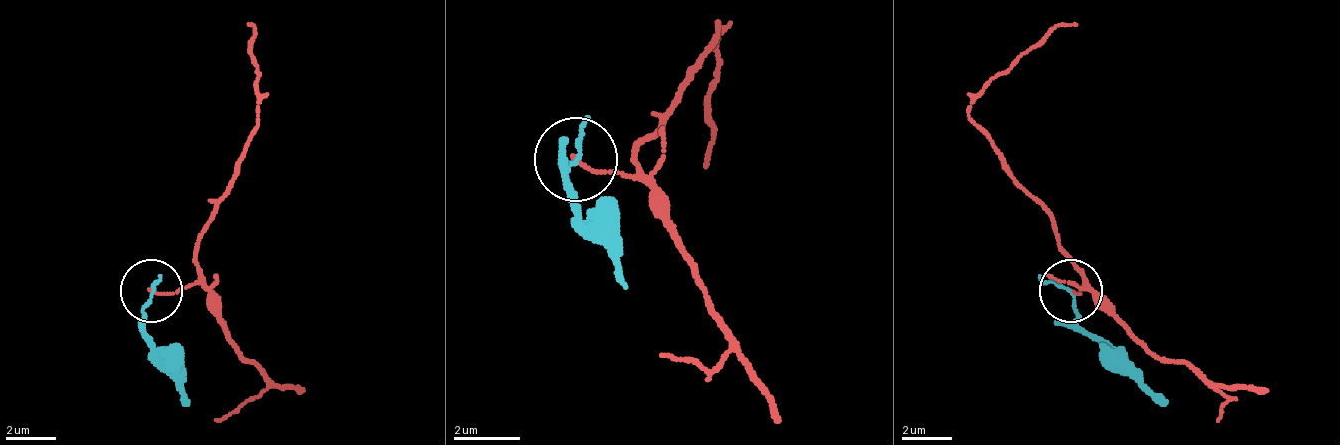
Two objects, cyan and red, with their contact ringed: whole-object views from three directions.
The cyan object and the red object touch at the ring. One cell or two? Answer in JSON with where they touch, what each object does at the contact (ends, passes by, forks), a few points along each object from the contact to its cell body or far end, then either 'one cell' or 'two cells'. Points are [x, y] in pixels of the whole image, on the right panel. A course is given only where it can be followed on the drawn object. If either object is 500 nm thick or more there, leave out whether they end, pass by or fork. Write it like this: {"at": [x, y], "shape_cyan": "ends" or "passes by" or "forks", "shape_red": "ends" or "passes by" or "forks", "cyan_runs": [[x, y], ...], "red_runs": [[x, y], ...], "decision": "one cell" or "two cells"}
{"at": [1071, 290], "shape_cyan": "passes by", "shape_red": "ends", "cyan_runs": [[1069, 292], [1075, 323], [1169, 404]], "red_runs": [[1069, 292], [1082, 292], [1082, 279], [1057, 242], [1050, 211], [969, 117], [1000, 73], [1075, 23]], "decision": "two cells"}

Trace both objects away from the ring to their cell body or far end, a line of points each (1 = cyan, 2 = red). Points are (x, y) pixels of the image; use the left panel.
1: (153, 292), (147, 323), (147, 354), (190, 404)
2: (153, 292), (165, 292), (197, 279), (197, 242), (209, 211), (259, 117), (259, 73), (247, 23)

